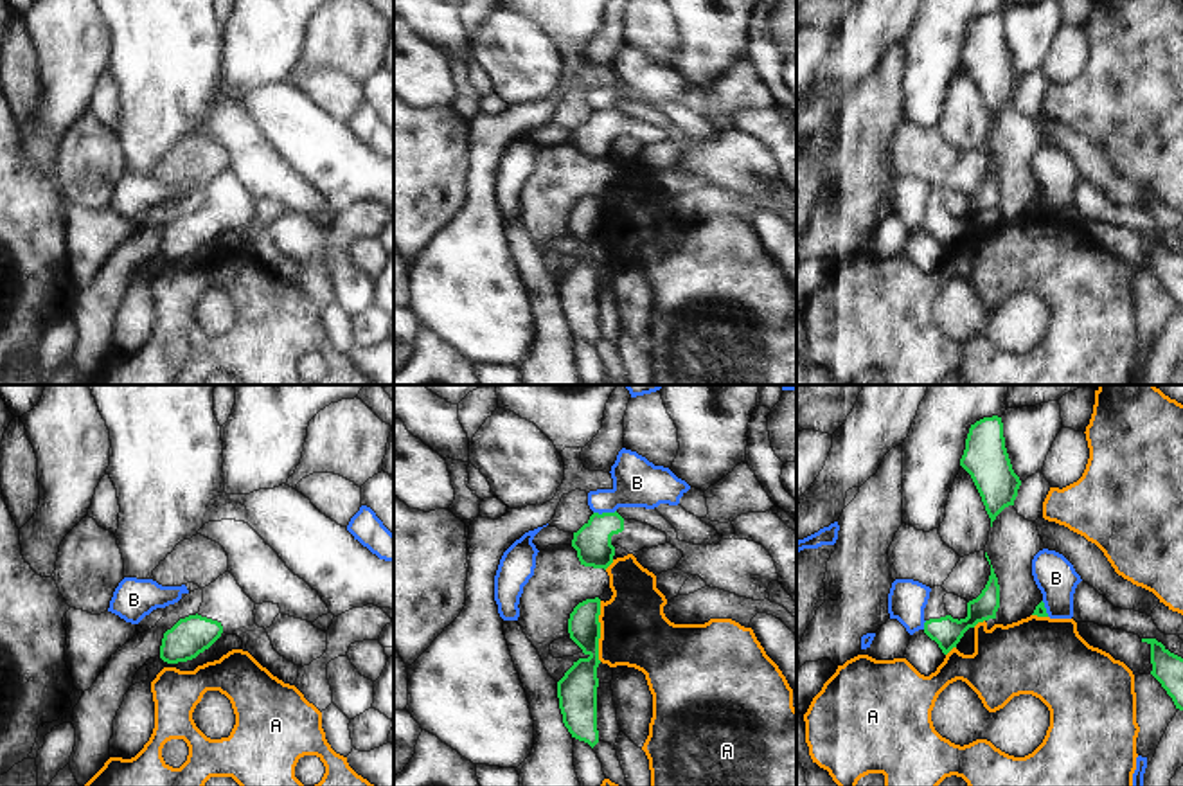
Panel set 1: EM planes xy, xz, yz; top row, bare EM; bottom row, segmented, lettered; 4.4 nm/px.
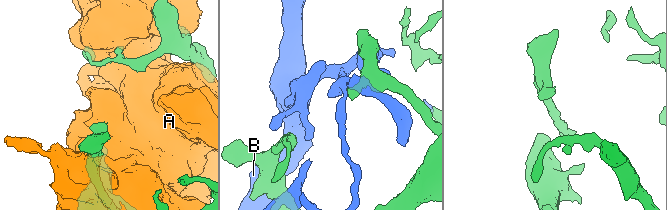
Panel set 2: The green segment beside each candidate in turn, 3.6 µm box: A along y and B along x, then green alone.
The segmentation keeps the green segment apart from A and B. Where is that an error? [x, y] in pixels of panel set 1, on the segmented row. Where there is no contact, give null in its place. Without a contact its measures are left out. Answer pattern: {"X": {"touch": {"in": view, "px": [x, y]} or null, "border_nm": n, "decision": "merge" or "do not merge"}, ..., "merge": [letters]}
{"A": {"touch": {"in": "xz", "px": [599, 632]}, "border_nm": 280, "decision": "do not merge"}, "B": {"touch": {"in": "xz", "px": [604, 513]}, "border_nm": 110, "decision": "do not merge"}, "merge": []}

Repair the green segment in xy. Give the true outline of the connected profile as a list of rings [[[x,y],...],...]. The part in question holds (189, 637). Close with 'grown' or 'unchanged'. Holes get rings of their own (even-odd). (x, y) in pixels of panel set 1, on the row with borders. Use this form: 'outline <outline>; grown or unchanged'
outline [[[225,572],[201,590],[200,612],[180,619],[164,633],[160,658],[167,664],[187,662],[209,649],[223,633],[237,635],[243,640],[243,651],[248,651],[273,676],[293,685],[298,665],[273,649],[266,630],[255,624],[255,603],[236,577]]]; grown

